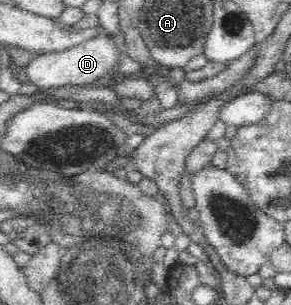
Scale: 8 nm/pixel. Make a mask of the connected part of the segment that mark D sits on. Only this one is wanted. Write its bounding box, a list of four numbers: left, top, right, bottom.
[22,34,118,89]

